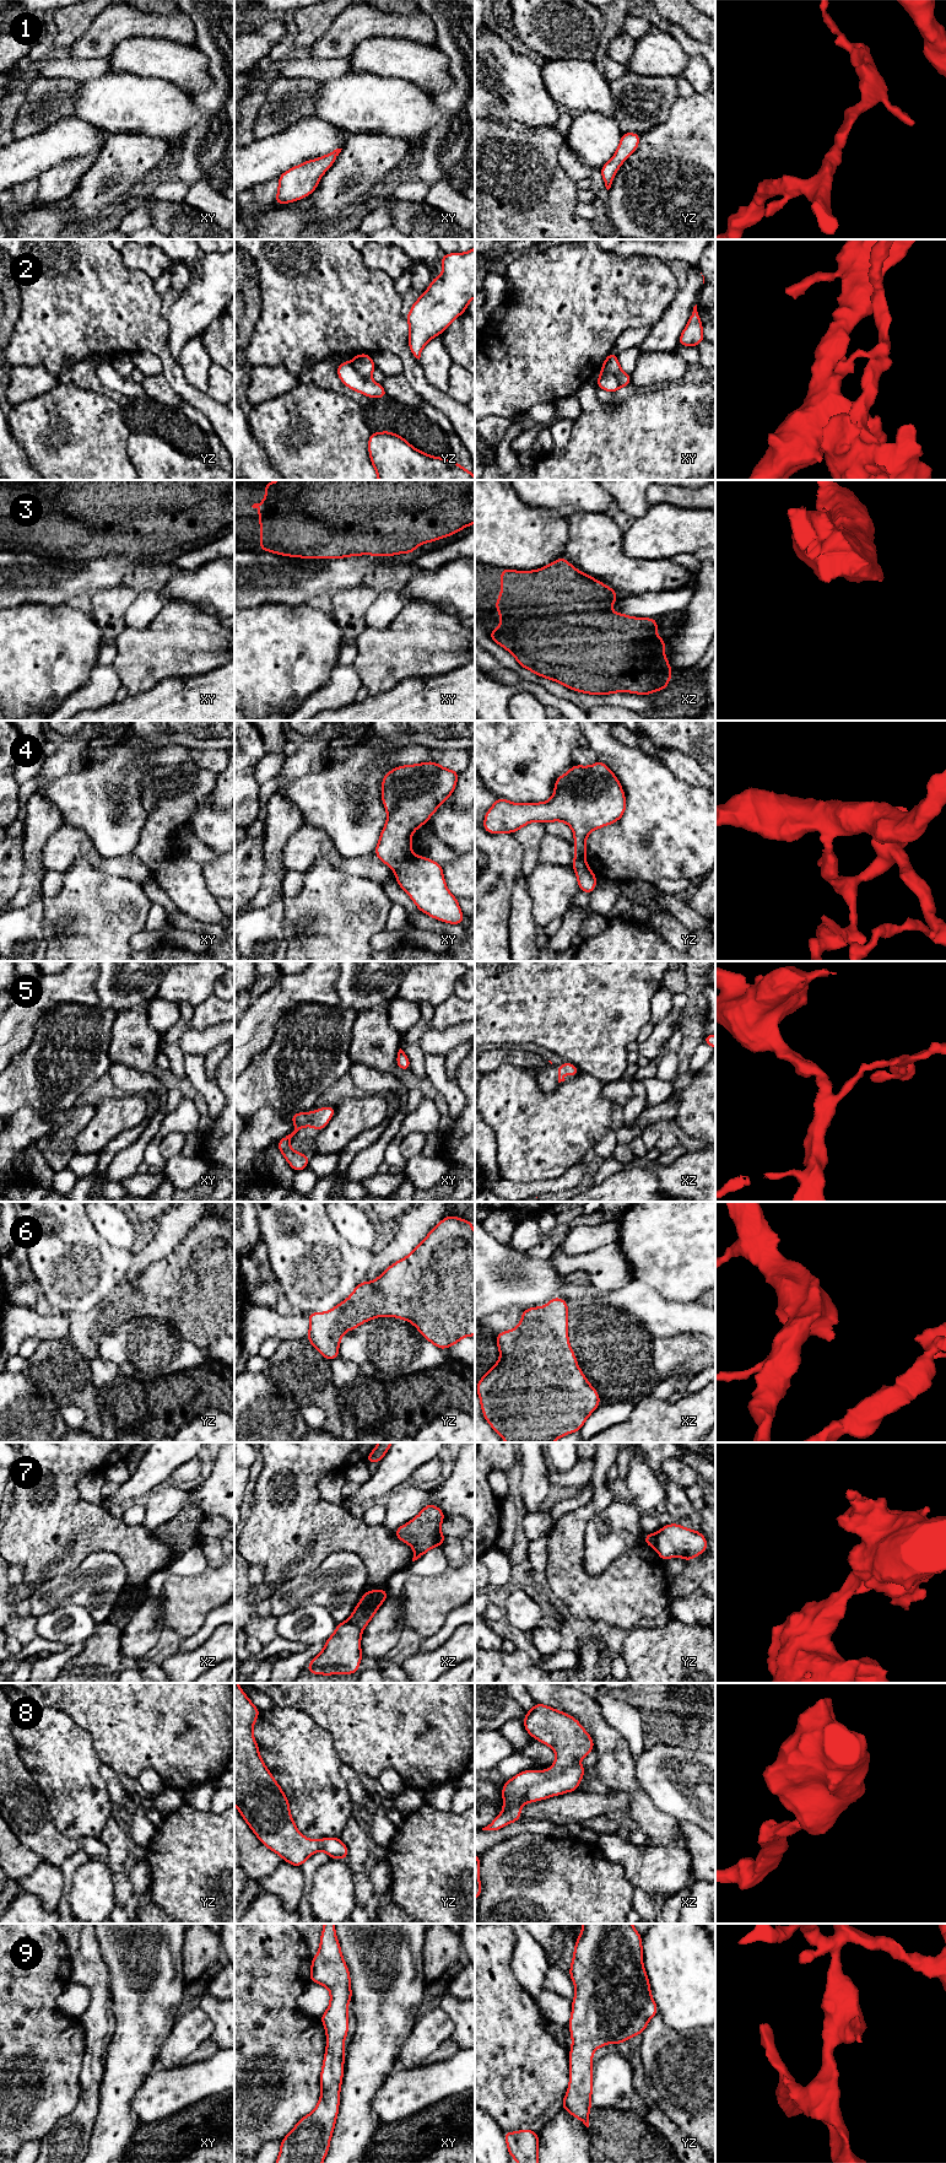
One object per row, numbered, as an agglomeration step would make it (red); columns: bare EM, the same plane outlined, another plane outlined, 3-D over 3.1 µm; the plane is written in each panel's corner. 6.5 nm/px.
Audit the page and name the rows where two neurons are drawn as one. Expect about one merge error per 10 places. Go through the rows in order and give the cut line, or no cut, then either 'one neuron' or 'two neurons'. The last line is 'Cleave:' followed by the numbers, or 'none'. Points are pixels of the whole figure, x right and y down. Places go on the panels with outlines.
1: no cut | one neuron
2: xy (601, 371), (610, 372), (621, 386) | two neurons
3: no cut | one neuron
4: xy (411, 853), (395, 870) | two neurons
5: no cut | one neuron
6: no cut | one neuron
7: xz (349, 1619), (362, 1629) | two neurons
8: no cut | one neuron
9: no cut | one neuron
Cleave: 2, 4, 7

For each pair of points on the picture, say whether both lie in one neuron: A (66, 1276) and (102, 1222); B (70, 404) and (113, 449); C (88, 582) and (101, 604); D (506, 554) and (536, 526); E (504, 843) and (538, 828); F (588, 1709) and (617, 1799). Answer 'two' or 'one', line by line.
A: two
B: one
C: two
D: one
E: two
F: two

